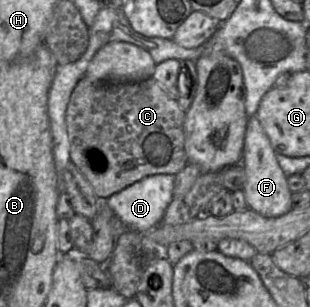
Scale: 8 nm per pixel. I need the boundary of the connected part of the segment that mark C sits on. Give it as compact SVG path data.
M84 76L72 92L65 120L70 160L91 184L100 200L107 199L147 176L176 175L188 164L184 147L185 111L153 78L139 82L105 83Z

